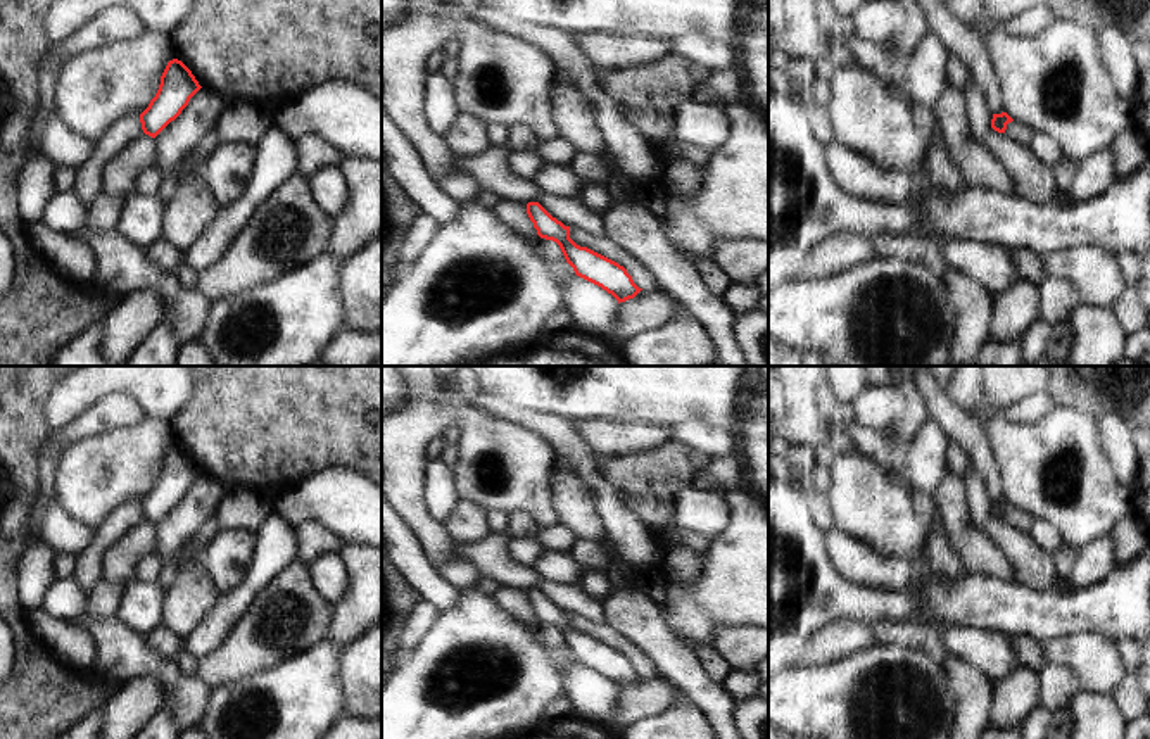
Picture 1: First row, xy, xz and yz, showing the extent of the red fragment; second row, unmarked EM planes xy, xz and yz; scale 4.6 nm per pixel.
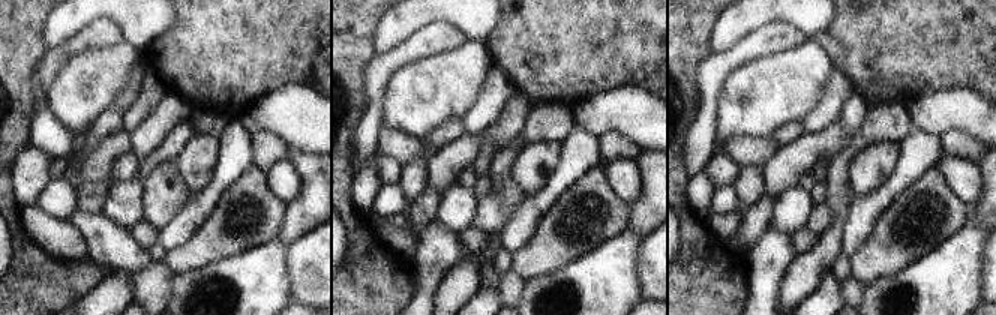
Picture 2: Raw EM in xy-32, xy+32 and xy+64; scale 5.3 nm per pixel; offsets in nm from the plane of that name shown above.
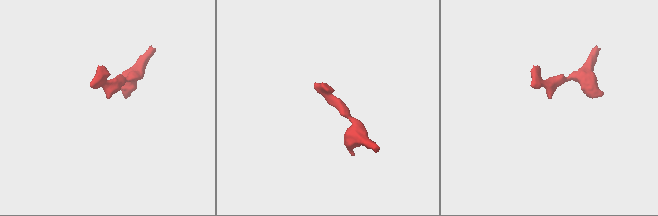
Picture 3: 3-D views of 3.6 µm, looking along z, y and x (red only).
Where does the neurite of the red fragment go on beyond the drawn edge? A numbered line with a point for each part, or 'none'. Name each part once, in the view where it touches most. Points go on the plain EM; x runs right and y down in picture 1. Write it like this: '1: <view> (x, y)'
none

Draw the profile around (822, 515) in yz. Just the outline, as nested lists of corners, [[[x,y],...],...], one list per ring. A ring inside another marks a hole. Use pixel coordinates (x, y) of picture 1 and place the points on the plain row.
[[[810,490],[806,492],[806,502],[808,502],[813,523],[825,534],[834,532],[836,516],[834,516],[829,497]]]

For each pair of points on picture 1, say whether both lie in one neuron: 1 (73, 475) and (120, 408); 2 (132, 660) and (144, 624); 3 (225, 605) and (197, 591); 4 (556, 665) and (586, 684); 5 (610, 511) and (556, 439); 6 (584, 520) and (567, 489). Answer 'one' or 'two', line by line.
1: two
2: two
3: two
4: two
5: one
6: one

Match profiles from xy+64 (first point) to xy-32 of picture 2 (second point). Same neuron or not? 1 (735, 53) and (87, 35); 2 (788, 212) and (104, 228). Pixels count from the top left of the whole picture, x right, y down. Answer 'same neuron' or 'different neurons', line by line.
1: same neuron
2: different neurons

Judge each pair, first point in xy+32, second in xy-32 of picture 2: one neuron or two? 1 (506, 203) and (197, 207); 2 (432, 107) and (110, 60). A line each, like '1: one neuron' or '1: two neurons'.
1: two neurons
2: one neuron

